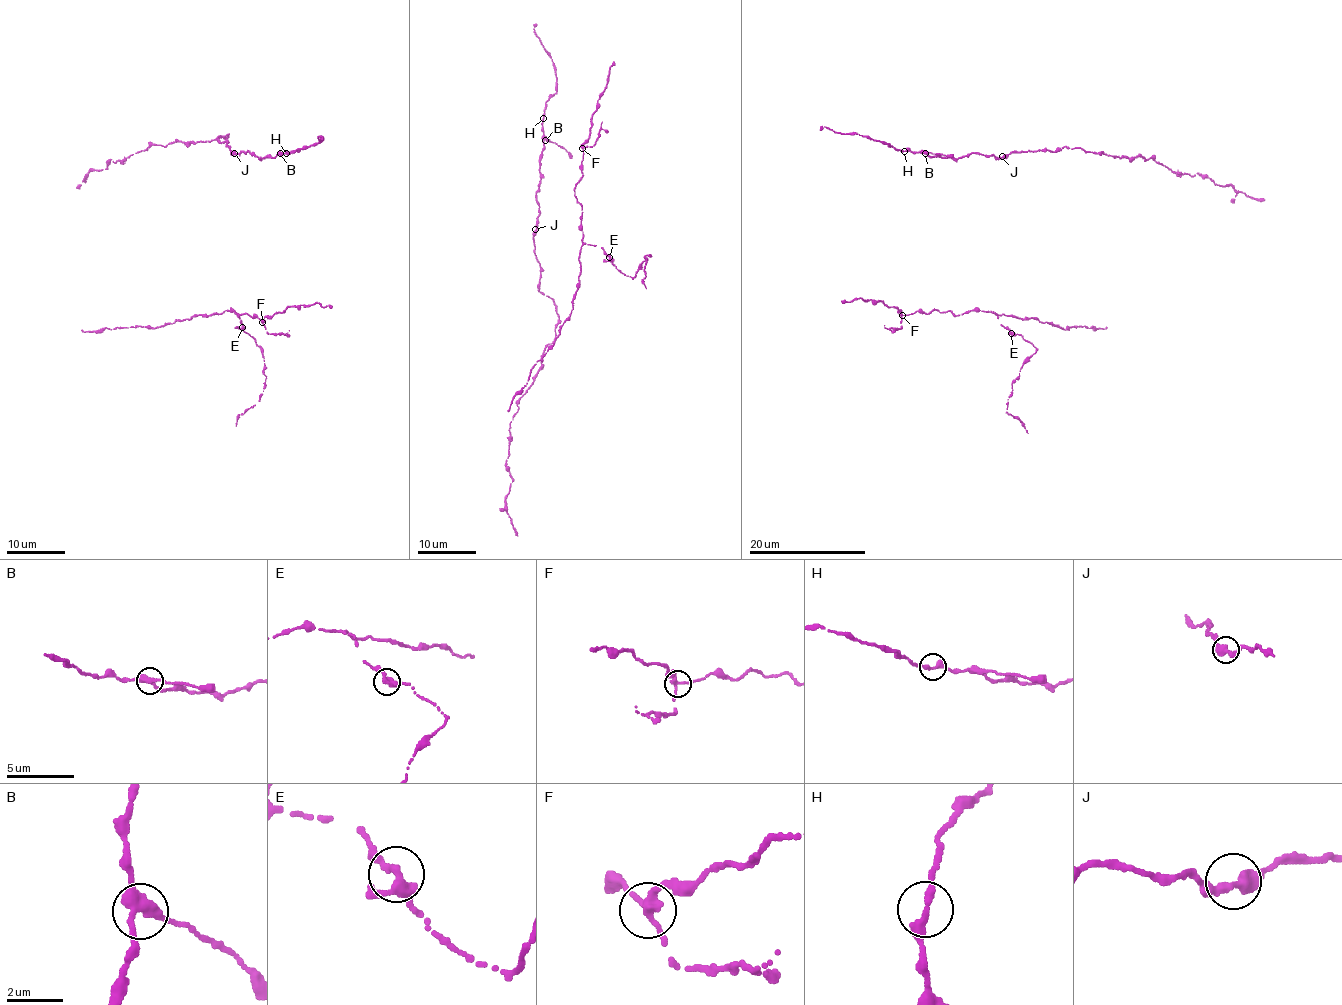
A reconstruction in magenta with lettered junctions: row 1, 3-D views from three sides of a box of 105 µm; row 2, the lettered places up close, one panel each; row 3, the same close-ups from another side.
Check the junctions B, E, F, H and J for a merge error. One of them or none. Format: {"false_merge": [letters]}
{"false_merge": []}

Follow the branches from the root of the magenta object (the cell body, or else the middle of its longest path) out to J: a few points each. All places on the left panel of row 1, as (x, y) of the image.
J: (287, 155), (278, 153), (275, 157), (264, 158), (247, 150), (237, 155), (234, 153)

